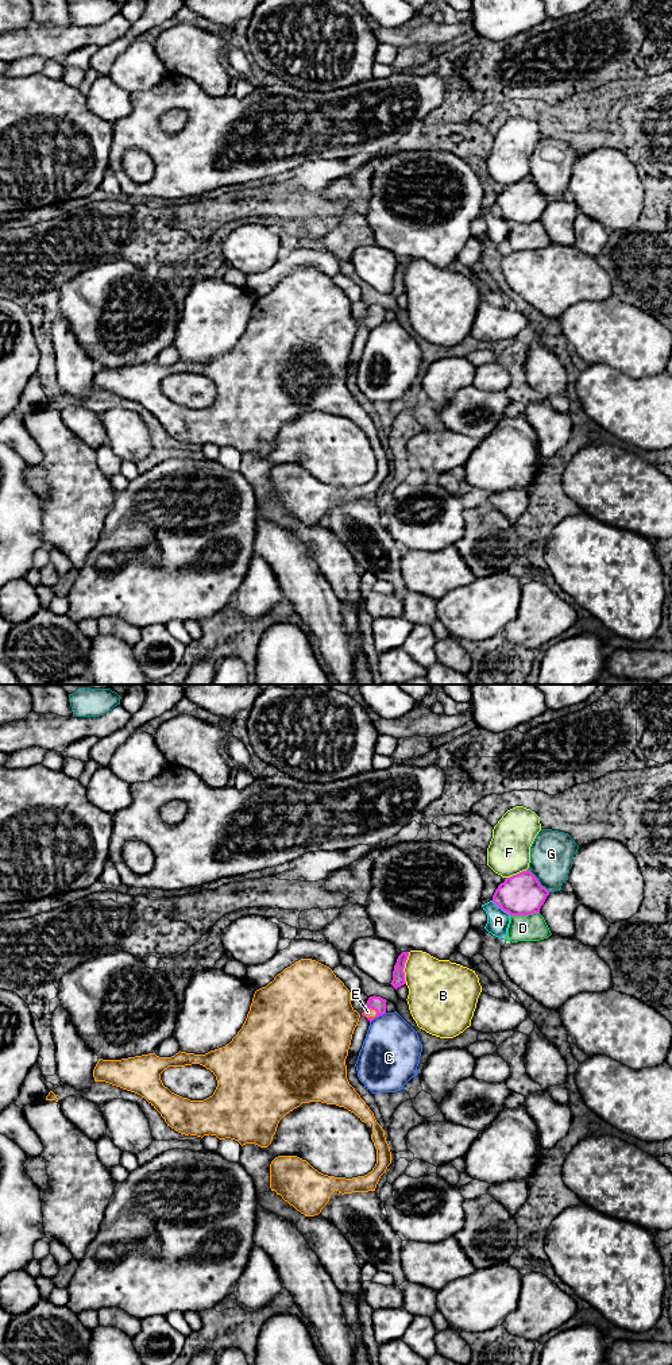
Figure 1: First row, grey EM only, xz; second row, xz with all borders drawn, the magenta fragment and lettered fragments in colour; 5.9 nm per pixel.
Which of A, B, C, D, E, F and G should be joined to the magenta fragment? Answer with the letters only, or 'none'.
E

